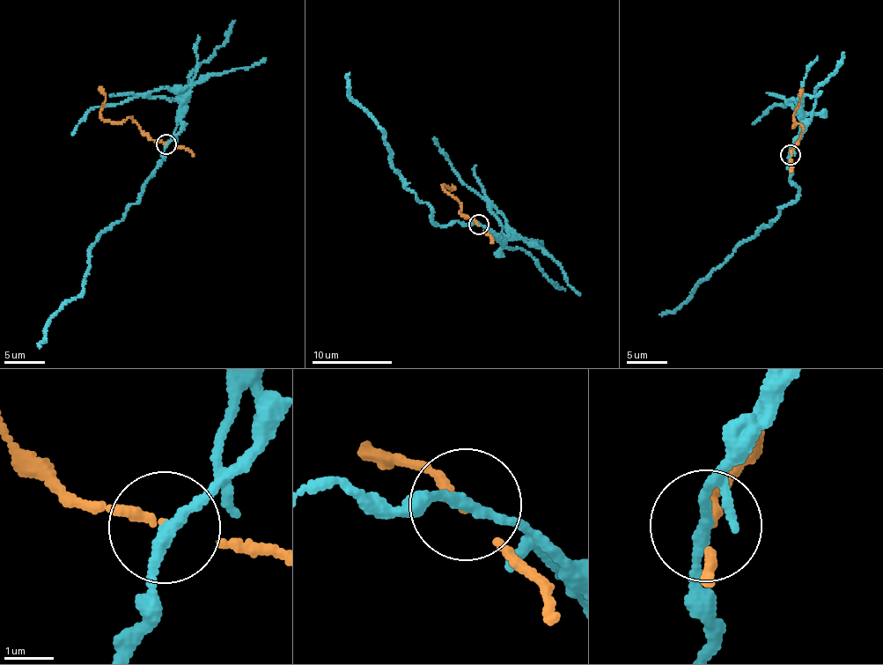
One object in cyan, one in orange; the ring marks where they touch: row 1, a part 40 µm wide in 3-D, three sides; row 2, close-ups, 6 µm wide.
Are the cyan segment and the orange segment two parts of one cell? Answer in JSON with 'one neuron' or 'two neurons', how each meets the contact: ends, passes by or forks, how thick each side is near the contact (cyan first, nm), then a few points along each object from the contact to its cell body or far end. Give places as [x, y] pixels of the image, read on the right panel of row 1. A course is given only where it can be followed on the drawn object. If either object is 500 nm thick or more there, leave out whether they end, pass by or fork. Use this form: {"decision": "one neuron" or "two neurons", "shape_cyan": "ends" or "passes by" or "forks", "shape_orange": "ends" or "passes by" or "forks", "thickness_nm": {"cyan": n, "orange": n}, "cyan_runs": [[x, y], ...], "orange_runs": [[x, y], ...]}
{"decision": "two neurons", "shape_cyan": "passes by", "shape_orange": "passes by", "thickness_nm": {"cyan": 200, "orange": 120}, "cyan_runs": [[790, 155], [789, 180], [798, 197], [700, 279], [672, 313], [659, 314]], "orange_runs": [[791, 155], [791, 150], [795, 149], [803, 130], [797, 123], [795, 126], [794, 116], [801, 89]]}

